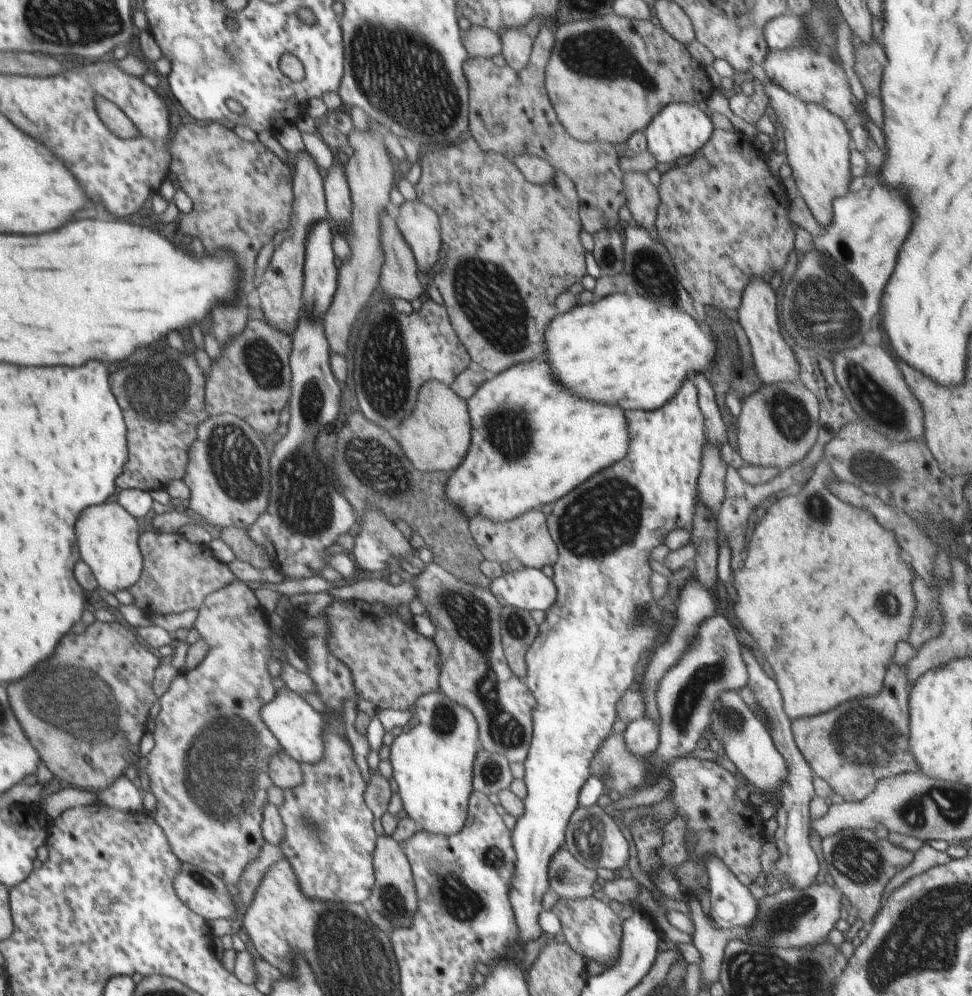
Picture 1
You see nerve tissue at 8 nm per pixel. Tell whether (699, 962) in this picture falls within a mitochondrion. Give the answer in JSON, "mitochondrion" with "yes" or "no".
{"mitochondrion":"no"}

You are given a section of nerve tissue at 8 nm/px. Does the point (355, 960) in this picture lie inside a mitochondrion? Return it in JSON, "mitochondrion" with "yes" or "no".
{"mitochondrion":"yes"}

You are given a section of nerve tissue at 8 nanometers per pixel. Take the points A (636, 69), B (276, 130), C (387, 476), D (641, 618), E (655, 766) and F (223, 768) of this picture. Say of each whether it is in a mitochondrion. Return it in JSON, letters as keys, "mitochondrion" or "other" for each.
{"A":"mitochondrion","B":"other","C":"mitochondrion","D":"mitochondrion","E":"mitochondrion","F":"mitochondrion"}

